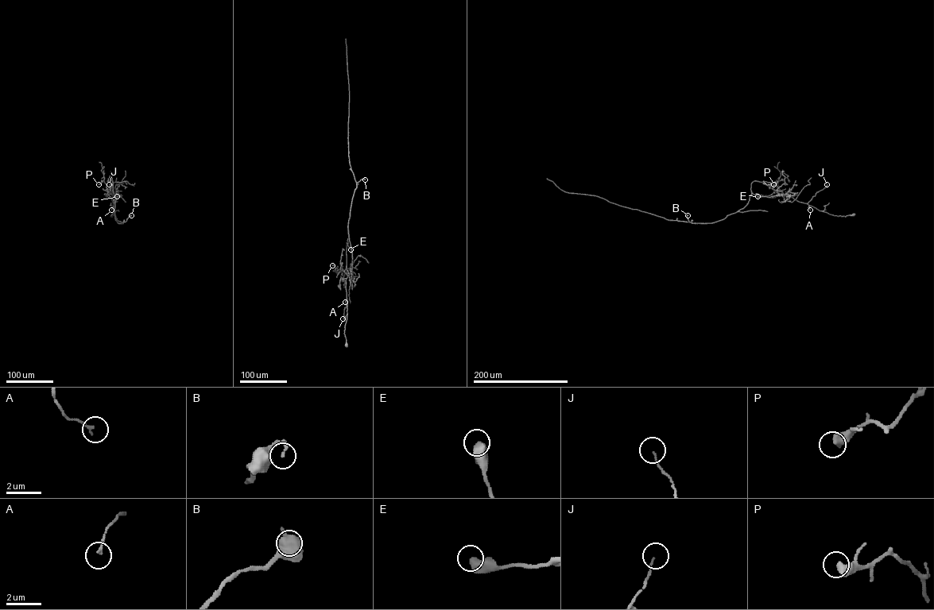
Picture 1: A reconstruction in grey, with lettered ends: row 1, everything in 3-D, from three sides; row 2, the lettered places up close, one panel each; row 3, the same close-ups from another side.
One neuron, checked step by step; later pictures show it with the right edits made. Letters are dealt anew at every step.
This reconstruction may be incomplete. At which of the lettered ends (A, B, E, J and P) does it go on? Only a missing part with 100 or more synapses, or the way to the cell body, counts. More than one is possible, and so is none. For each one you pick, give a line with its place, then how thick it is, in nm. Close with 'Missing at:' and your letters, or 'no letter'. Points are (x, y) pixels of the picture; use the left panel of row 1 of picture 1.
Missing at: no letter

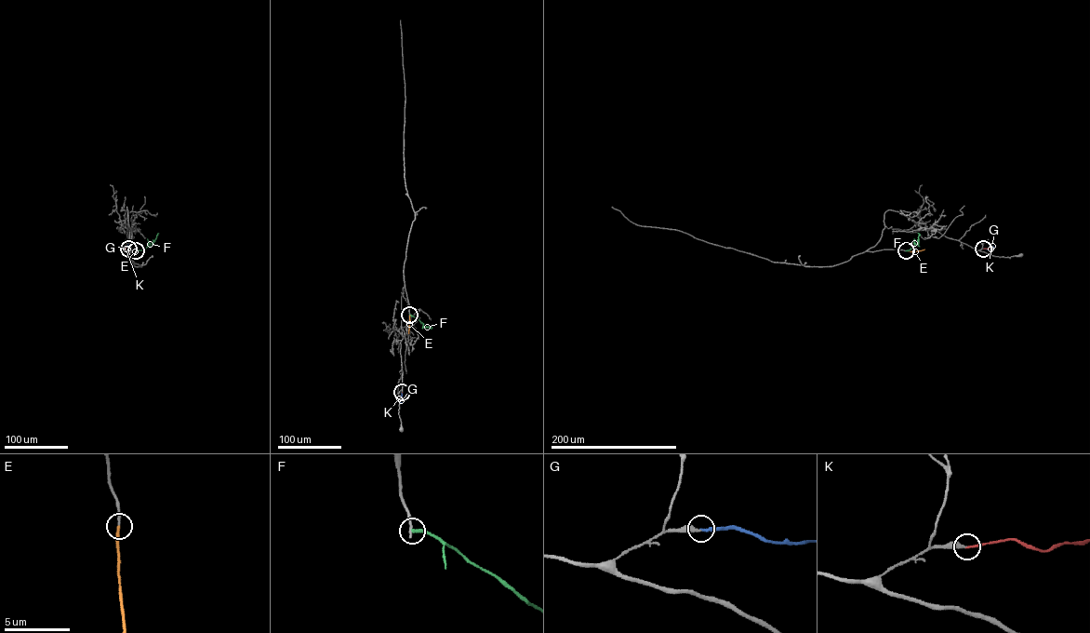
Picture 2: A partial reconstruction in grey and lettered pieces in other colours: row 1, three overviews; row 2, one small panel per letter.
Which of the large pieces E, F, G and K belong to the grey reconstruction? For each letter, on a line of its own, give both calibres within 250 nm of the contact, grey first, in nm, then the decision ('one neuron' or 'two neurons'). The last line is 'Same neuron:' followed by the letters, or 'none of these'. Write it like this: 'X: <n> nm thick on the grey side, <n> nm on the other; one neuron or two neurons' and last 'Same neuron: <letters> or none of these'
E: 190 nm thick on the grey side, 240 nm on the other; one neuron
F: 240 nm thick on the grey side, 240 nm on the other; two neurons
G: 360 nm thick on the grey side, 200 nm on the other; two neurons
K: 320 nm thick on the grey side, 170 nm on the other; one neuron
Same neuron: E, K

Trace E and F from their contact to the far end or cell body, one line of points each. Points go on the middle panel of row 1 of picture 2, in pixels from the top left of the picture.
E: (409, 315), (408, 333)
F: (409, 315), (424, 327), (432, 326)

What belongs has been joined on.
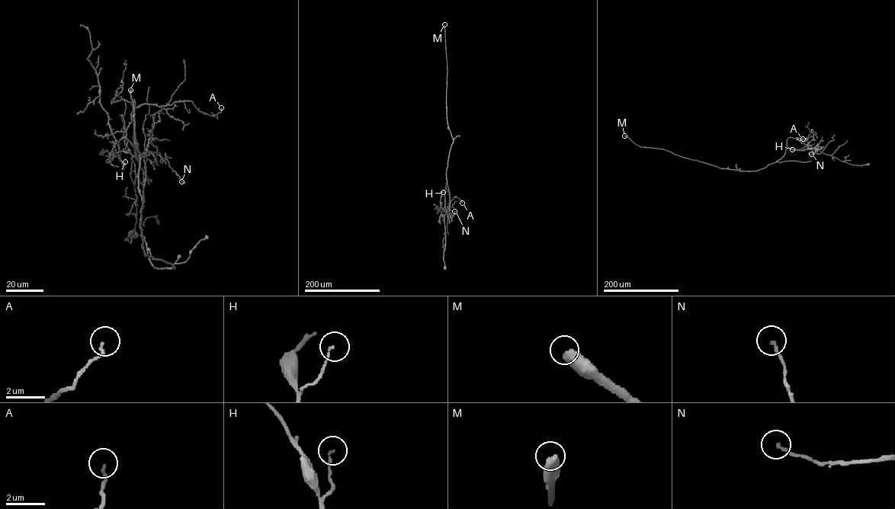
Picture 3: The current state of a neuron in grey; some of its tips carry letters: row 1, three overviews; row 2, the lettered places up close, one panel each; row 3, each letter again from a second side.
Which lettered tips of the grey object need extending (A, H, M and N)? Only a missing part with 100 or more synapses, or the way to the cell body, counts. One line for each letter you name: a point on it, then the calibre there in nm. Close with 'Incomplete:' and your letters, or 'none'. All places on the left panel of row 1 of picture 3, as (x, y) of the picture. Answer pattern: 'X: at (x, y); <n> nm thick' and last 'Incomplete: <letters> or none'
M: at (130, 90); 500 nm thick
Incomplete: M

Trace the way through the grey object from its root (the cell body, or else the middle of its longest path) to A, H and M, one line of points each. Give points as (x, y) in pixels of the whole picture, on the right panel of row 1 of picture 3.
A: (867, 164), (855, 165), (841, 161), (813, 148), (806, 138), (796, 137), (800, 140), (803, 139)
H: (867, 164), (861, 166), (849, 164), (809, 145), (792, 149)
M: (867, 164), (848, 164), (789, 137), (781, 159), (756, 171), (739, 171), (639, 146), (624, 136)

